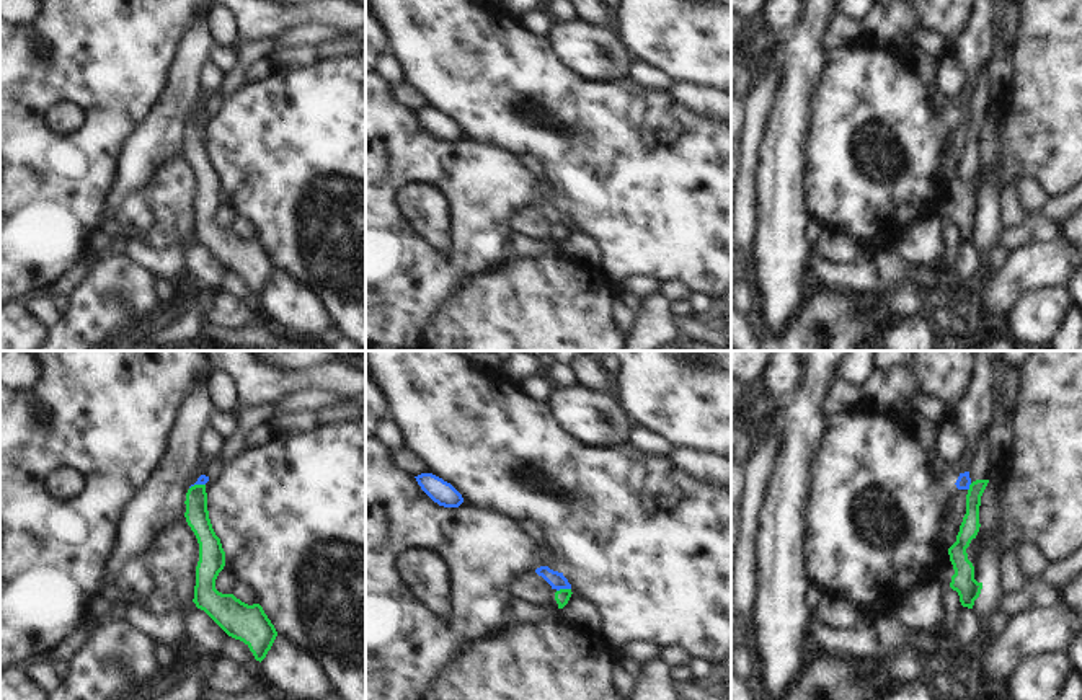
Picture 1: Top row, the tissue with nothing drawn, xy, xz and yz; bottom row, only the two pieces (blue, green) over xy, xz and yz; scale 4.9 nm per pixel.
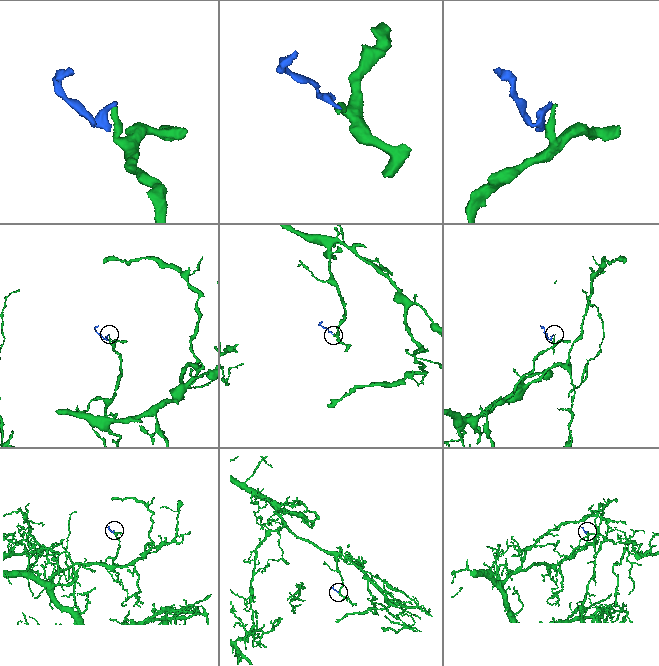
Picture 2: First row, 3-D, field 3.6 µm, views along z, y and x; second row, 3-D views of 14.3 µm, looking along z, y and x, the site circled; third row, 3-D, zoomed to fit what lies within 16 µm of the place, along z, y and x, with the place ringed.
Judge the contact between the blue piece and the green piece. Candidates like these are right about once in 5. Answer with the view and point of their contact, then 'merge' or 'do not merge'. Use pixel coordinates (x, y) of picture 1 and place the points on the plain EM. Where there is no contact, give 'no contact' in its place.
meets blue in xz at (563, 222); do not merge

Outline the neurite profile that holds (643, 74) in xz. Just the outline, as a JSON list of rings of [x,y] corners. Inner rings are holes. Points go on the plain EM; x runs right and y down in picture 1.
[[[641,60],[630,65],[630,78],[658,91],[671,91],[676,83],[671,77]]]

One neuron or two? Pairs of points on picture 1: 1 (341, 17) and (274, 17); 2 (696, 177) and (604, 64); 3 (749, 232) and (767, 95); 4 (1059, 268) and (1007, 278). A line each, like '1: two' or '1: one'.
1: one
2: two
3: one
4: one

